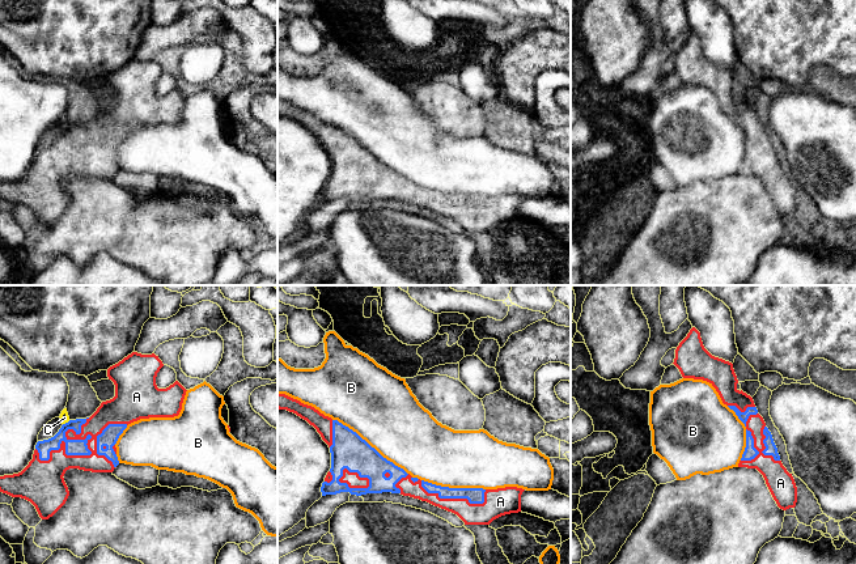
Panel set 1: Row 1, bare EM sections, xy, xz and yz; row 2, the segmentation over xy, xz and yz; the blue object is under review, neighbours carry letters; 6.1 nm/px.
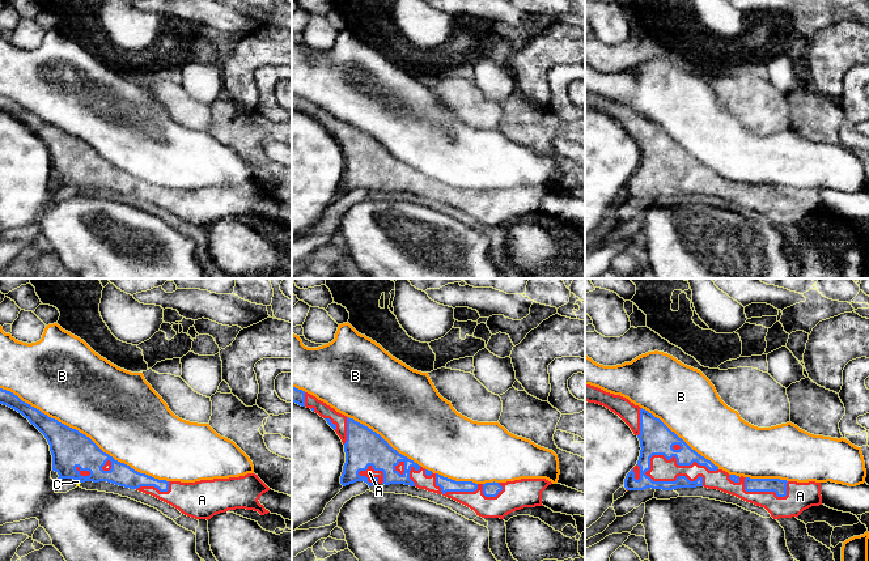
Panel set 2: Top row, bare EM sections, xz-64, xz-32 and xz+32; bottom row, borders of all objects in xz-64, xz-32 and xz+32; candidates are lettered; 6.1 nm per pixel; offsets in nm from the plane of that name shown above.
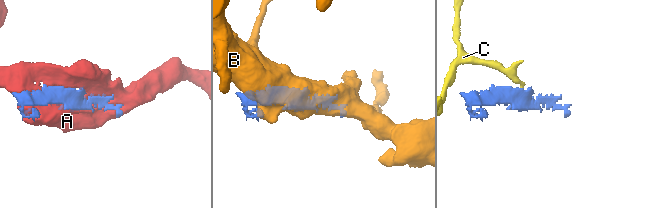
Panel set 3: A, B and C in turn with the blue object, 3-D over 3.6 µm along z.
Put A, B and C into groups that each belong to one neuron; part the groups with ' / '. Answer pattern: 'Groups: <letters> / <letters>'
Groups: A / B / C

